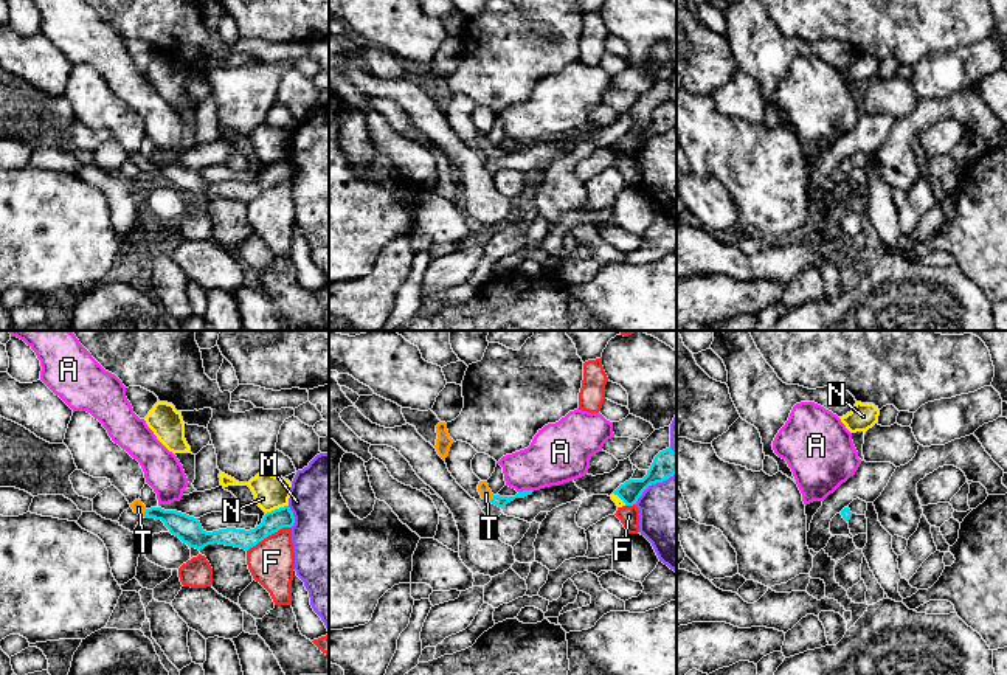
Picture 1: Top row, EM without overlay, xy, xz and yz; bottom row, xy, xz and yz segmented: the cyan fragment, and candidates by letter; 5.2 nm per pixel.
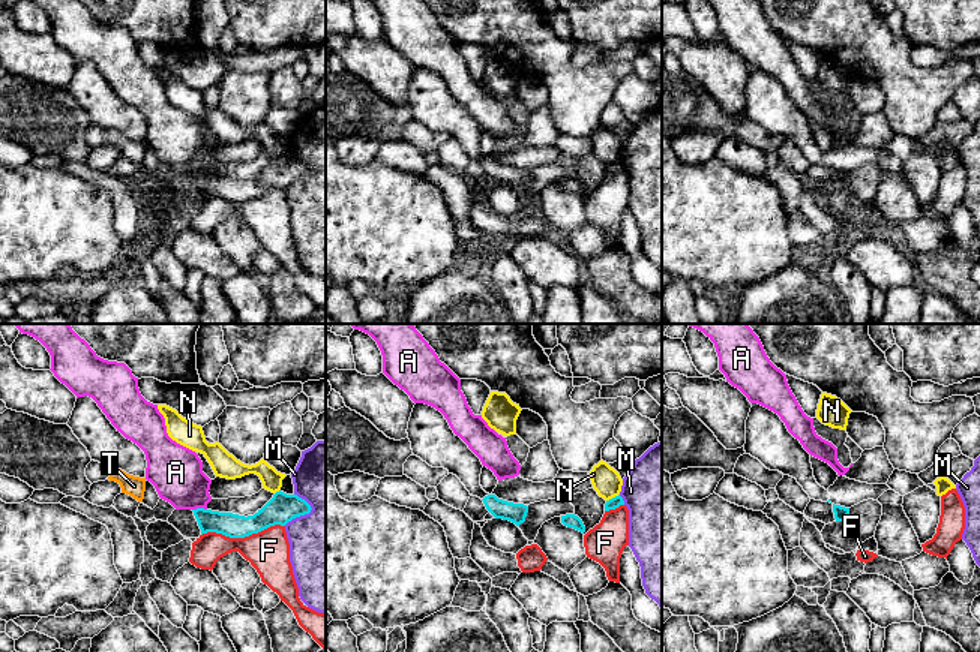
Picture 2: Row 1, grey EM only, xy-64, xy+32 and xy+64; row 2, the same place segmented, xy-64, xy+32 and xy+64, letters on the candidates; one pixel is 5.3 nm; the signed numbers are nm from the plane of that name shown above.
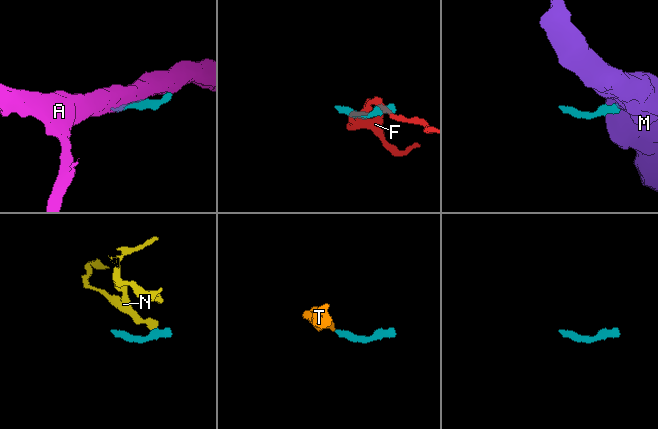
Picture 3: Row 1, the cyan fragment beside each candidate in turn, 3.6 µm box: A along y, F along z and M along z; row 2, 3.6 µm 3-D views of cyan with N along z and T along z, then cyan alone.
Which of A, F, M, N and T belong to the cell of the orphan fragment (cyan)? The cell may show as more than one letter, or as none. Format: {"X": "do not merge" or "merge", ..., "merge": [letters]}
{"A": "do not merge", "F": "do not merge", "M": "do not merge", "N": "do not merge", "T": "merge", "merge": ["T"]}

